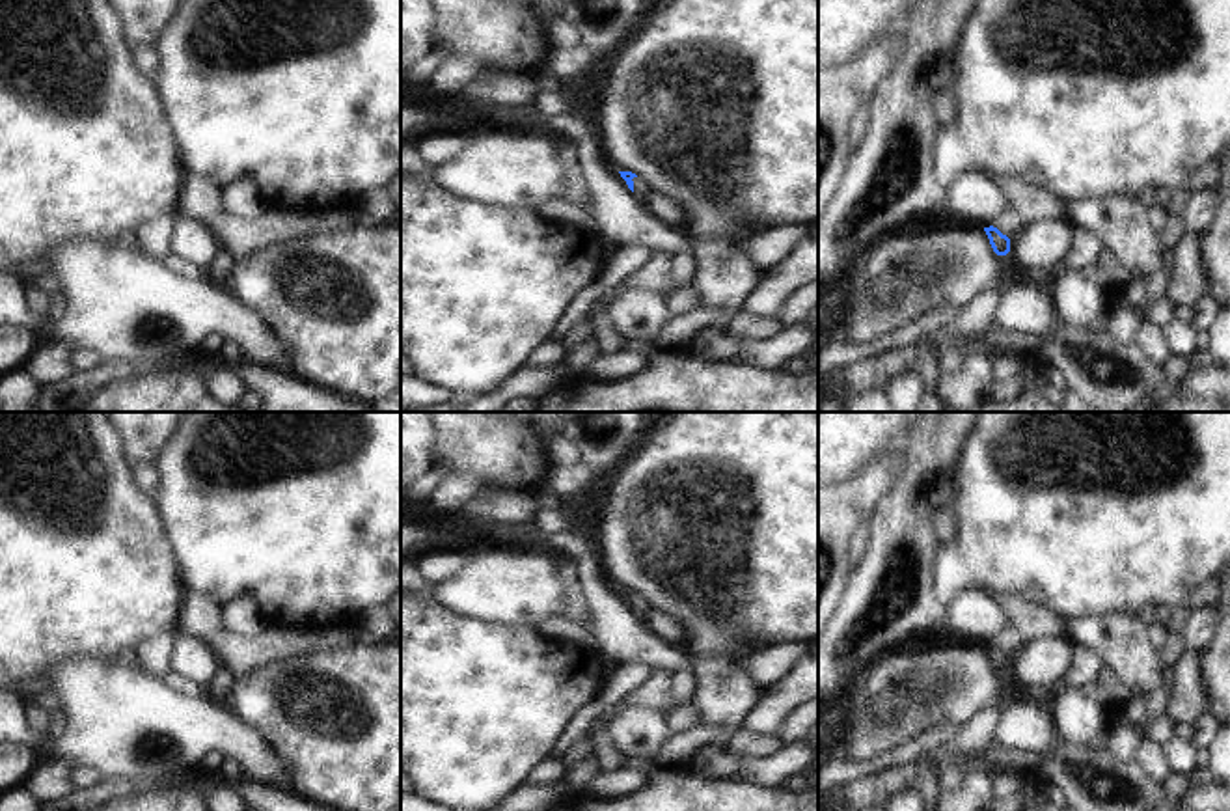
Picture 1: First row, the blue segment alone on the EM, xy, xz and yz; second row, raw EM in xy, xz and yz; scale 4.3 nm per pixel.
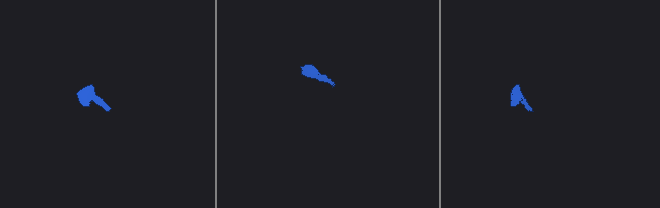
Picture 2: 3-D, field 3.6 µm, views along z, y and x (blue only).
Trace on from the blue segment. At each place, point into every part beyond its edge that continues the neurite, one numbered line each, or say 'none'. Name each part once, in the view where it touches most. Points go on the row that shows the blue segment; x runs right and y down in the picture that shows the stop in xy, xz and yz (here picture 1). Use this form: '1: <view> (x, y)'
1: xz (642, 189)

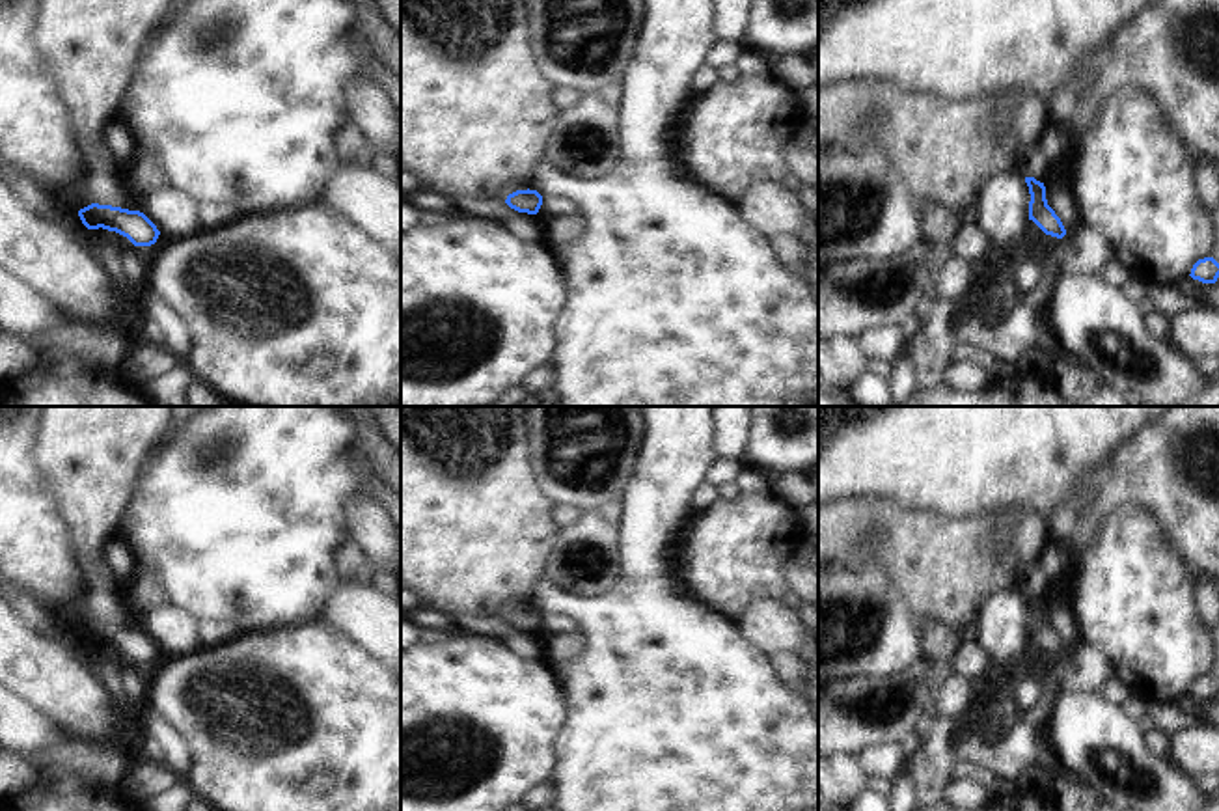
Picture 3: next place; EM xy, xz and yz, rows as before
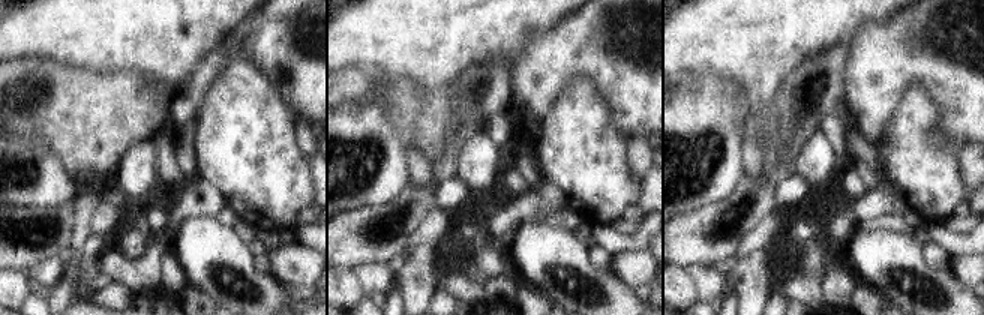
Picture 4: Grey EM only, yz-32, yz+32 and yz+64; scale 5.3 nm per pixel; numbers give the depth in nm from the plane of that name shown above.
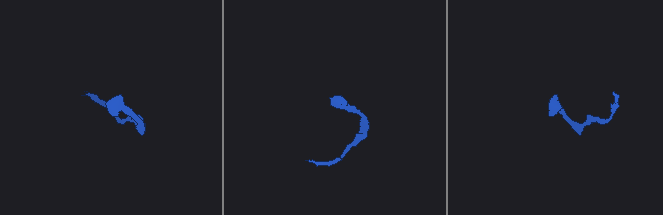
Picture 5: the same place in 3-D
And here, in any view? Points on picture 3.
none

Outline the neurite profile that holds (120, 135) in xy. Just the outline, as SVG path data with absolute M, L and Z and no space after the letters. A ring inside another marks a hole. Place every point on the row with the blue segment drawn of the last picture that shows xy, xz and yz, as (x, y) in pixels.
M114 119L106 131L106 142L110 144L119 164L129 173L140 149L140 142L132 127L123 119Z

